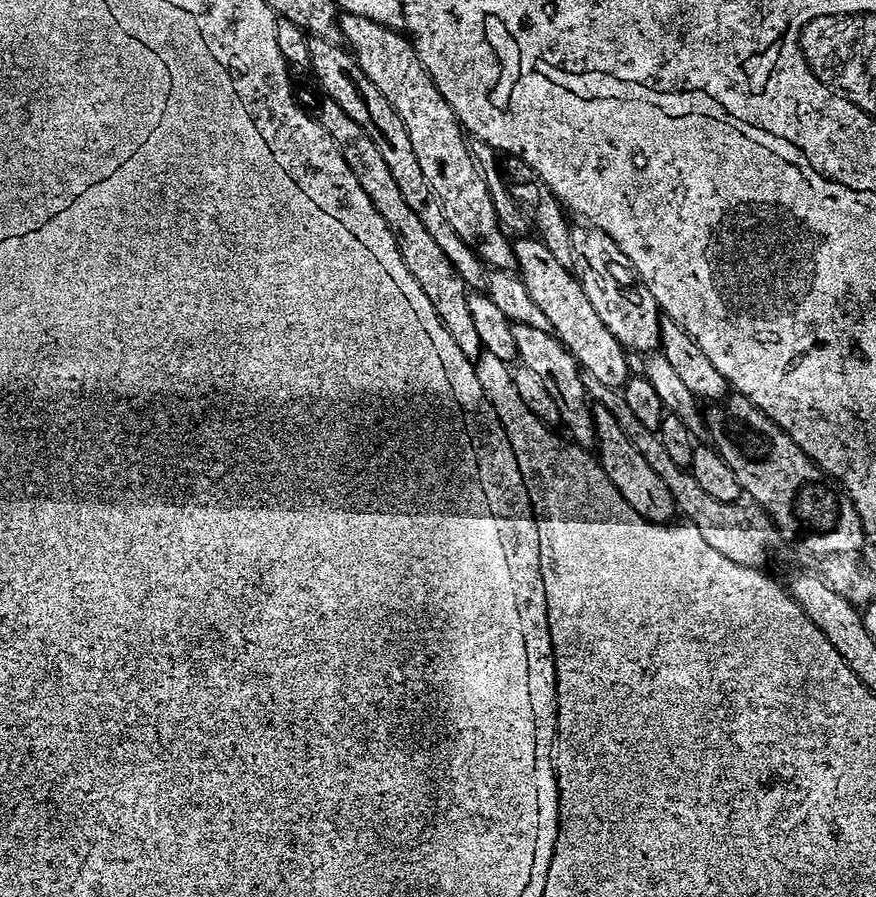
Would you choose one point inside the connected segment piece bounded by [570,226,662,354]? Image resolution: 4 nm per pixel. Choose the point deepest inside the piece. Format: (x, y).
(628, 310)

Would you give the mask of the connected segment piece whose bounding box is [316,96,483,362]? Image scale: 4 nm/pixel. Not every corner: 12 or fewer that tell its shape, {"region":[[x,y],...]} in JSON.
{"region":[[333,99],[316,119],[468,360],[483,351],[468,289],[399,193],[370,136]]}

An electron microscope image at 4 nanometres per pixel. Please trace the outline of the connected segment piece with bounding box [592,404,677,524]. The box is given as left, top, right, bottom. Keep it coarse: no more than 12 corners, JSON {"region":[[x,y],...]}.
{"region":[[606,406],[592,408],[594,455],[630,510],[655,524],[677,515]]}

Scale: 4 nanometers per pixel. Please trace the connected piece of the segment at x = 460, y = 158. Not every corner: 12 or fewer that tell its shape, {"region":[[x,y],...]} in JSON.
{"region":[[349,12],[343,43],[398,110],[454,234],[489,269],[513,241],[466,133],[403,31]]}

